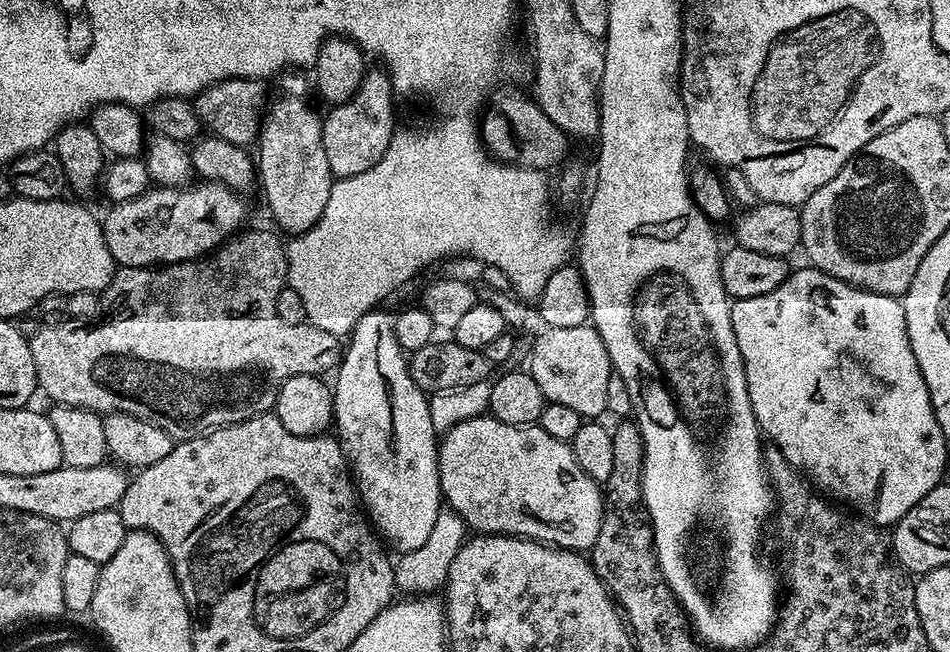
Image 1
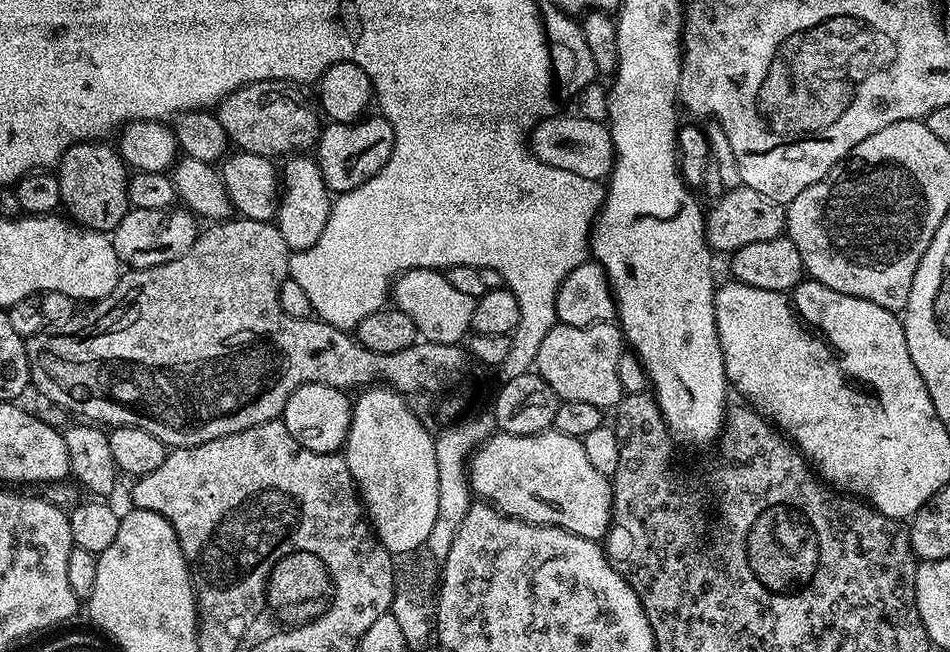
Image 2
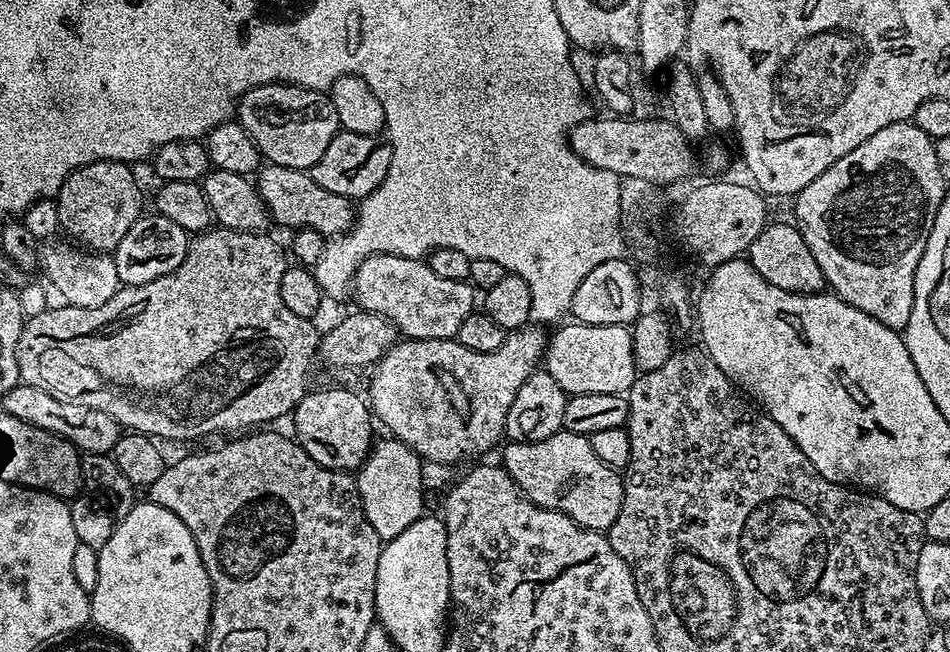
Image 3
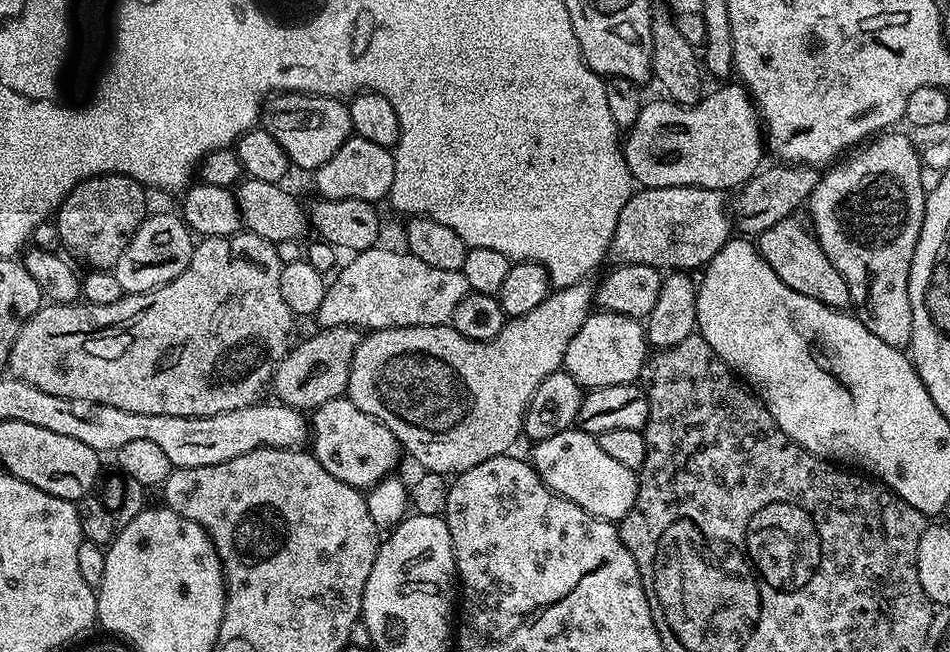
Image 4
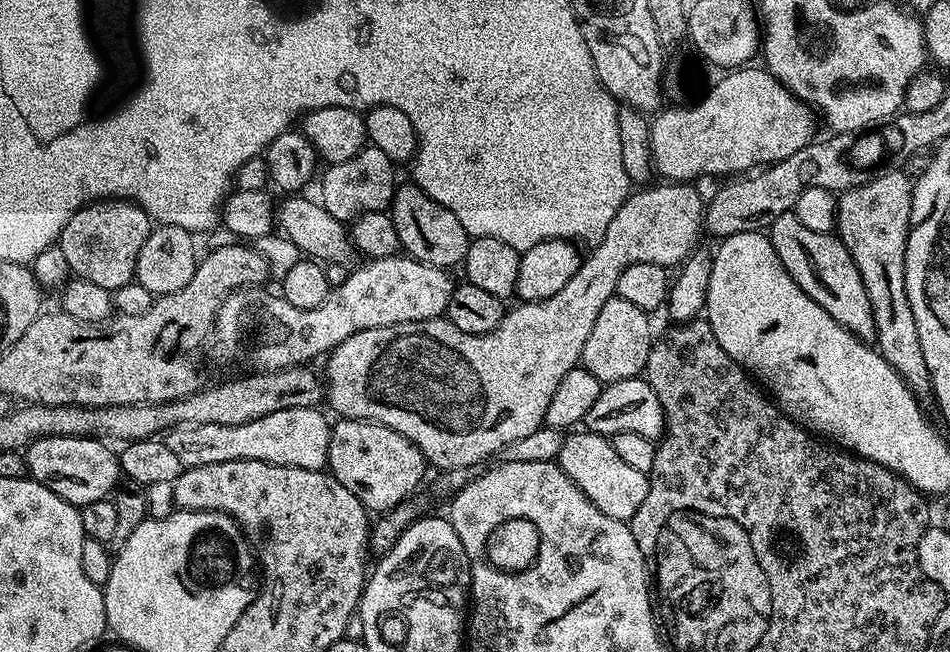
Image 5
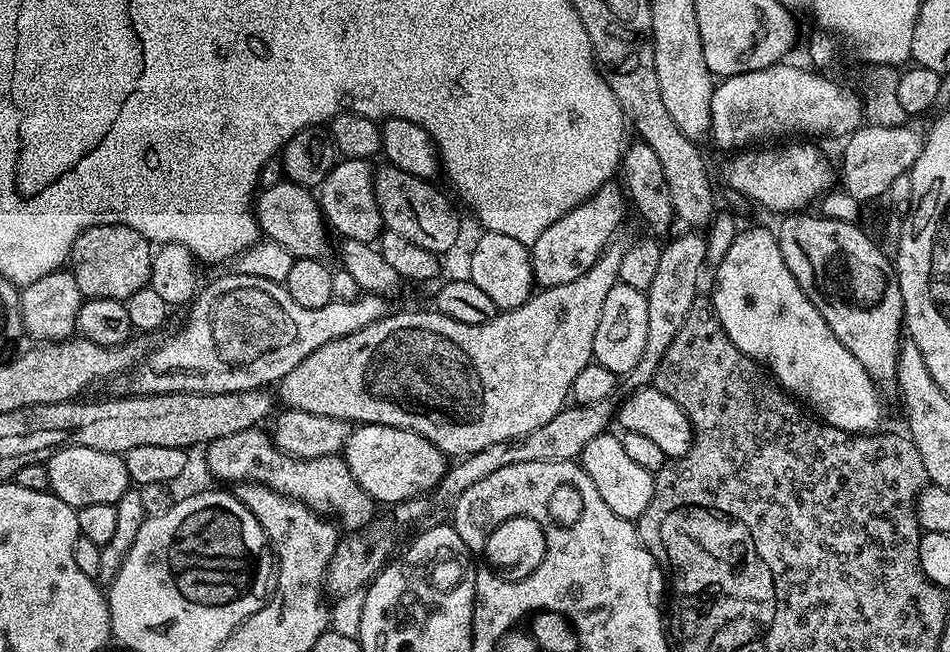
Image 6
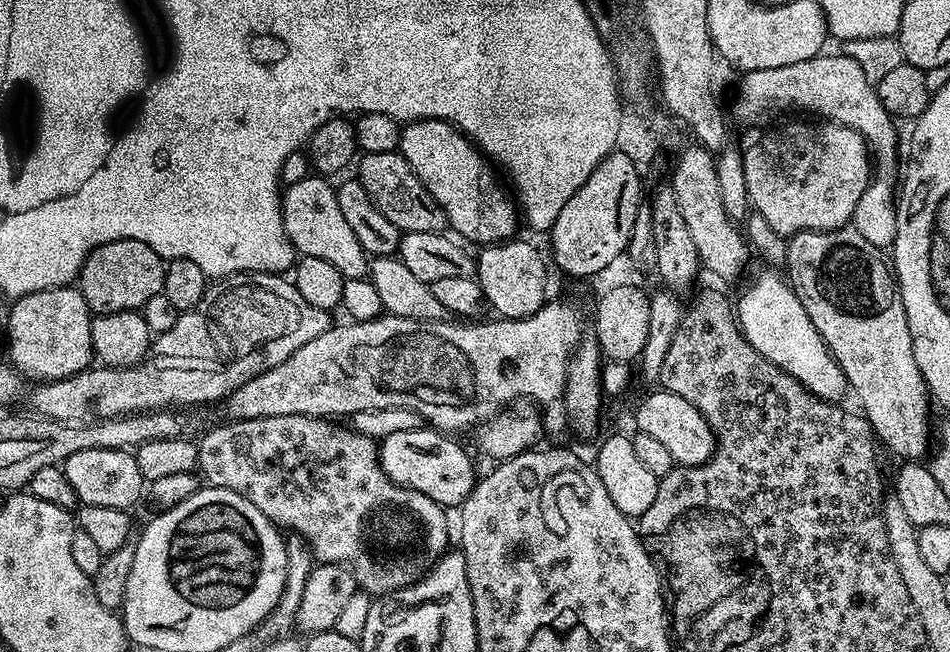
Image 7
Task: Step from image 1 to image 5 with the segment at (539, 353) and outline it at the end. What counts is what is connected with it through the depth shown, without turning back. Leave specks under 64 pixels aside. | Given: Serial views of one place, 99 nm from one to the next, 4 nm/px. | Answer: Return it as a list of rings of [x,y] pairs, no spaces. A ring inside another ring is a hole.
[[[611,296],[594,321],[590,338],[586,338],[586,346],[582,346],[580,364],[590,370],[590,374],[594,374],[601,385],[640,376],[654,343],[652,324],[648,320],[651,320],[649,313],[638,310],[638,306],[626,302],[626,298]]]

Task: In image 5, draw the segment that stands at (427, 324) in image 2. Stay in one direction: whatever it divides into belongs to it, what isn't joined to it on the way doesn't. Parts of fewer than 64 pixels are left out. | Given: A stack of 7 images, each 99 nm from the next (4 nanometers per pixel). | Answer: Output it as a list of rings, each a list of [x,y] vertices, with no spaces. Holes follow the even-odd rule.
[[[397,254],[395,256],[387,256],[386,258],[378,258],[377,260],[369,259],[364,262],[361,268],[356,268],[347,273],[345,280],[338,286],[333,287],[328,293],[326,302],[322,302],[322,306],[314,306],[314,310],[298,310],[298,306],[290,306],[290,302],[286,302],[283,295],[277,294],[275,291],[267,292],[264,286],[249,286],[246,288],[236,288],[226,299],[220,304],[219,310],[216,312],[216,322],[214,325],[214,340],[216,336],[216,356],[220,360],[248,360],[248,368],[257,372],[273,372],[279,368],[295,368],[297,366],[307,365],[308,360],[312,360],[315,356],[323,357],[332,351],[342,342],[346,342],[346,338],[350,338],[350,334],[358,334],[362,330],[374,330],[378,326],[394,326],[402,322],[422,322],[423,320],[438,320],[447,313],[448,303],[450,302],[450,294],[454,287],[454,280],[451,280],[449,269],[439,268],[436,265],[423,264],[421,261],[412,259],[407,254]]]

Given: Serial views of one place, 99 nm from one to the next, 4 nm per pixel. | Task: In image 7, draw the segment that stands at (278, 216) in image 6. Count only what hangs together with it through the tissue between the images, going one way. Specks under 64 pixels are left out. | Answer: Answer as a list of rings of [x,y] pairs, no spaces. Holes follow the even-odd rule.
[[[309,174],[302,182],[294,182],[283,189],[280,213],[286,234],[300,256],[323,258],[335,266],[345,280],[362,280],[368,275],[370,257],[358,246],[354,230],[338,207],[338,194],[333,181],[319,174]]]

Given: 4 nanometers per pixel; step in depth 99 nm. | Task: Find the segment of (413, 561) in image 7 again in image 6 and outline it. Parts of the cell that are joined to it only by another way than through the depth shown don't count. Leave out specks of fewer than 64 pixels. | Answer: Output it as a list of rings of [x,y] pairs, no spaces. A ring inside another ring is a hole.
[[[263,427],[242,430],[242,434],[229,434],[227,438],[218,438],[207,445],[206,452],[208,468],[218,479],[229,480],[232,486],[265,484],[292,500],[300,500],[318,513],[331,514],[345,529],[367,528],[373,523],[372,515],[378,511],[372,497],[364,493],[360,483],[352,477],[348,463],[339,455],[323,456],[314,460],[300,460],[296,456],[288,456],[277,448],[275,440]]]

